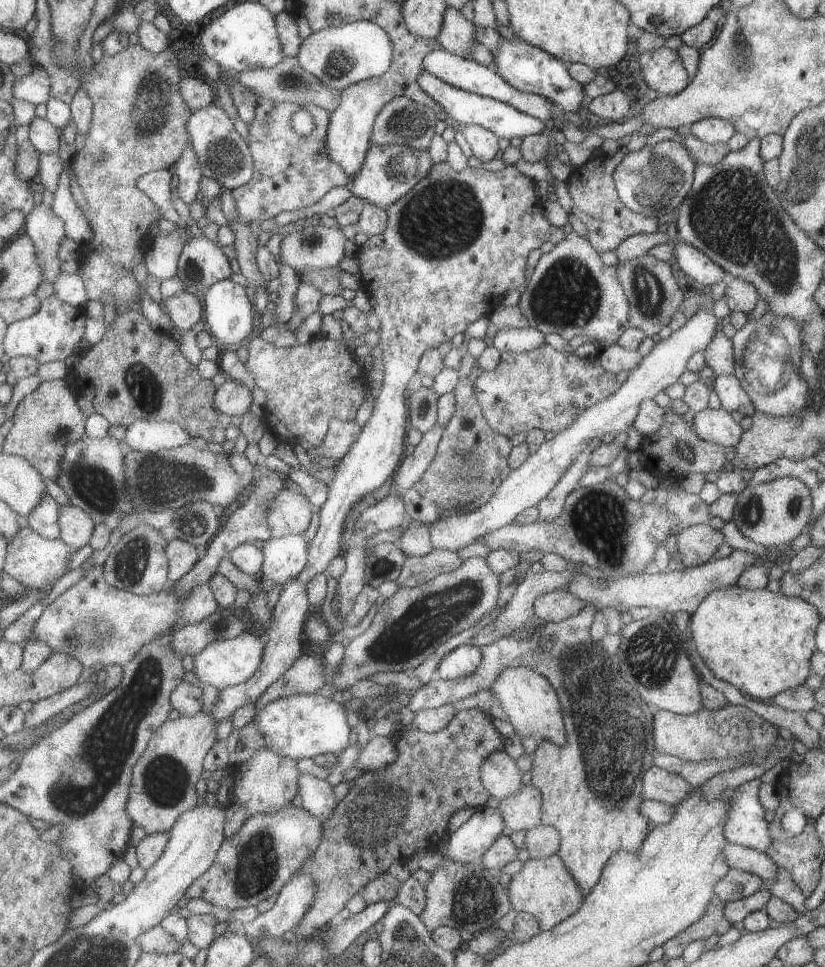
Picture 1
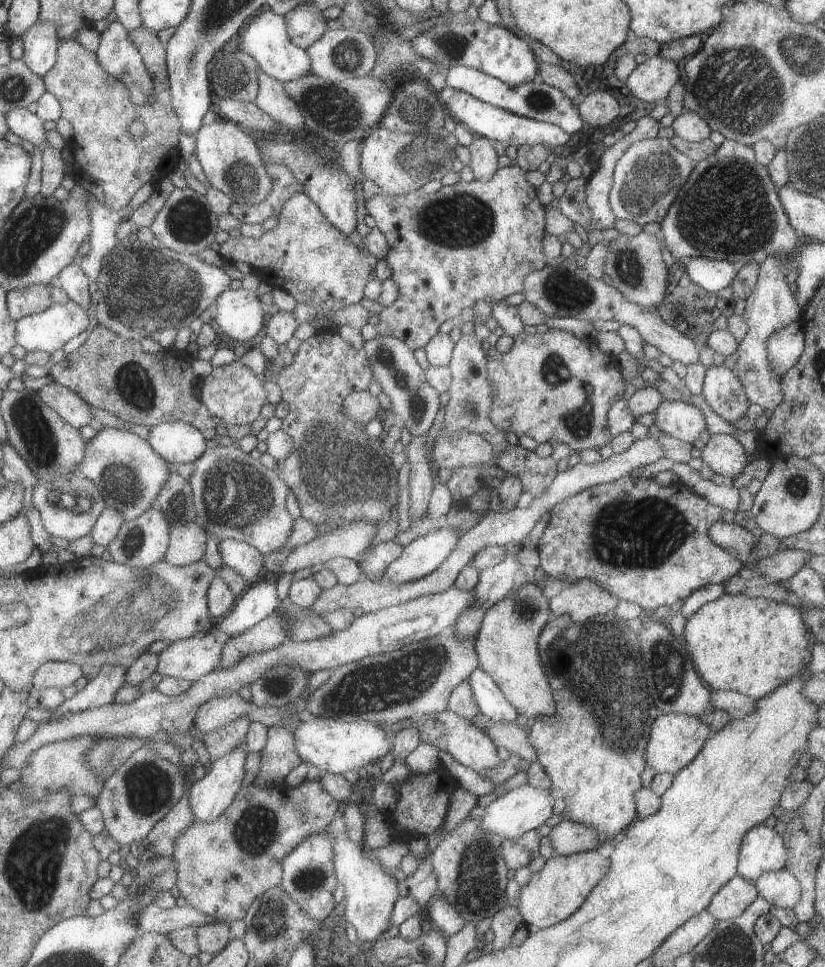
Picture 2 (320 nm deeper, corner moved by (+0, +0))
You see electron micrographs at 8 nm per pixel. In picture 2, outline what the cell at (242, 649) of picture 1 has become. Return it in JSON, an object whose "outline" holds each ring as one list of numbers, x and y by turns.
{"outline":[[206,631,198,636,167,645,157,656,156,672,164,677,177,677,196,683,217,670,224,649,224,639]]}

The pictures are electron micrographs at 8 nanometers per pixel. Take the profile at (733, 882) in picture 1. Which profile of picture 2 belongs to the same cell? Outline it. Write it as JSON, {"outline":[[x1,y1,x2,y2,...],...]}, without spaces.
{"outline":[[736,874,711,897,705,912,717,921,726,921,739,916,757,897,754,885]]}

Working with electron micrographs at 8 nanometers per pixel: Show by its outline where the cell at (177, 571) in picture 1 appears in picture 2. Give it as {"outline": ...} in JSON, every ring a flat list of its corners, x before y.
{"outline":[[197,522,171,525,170,545,166,559,175,566,187,566,200,561,208,549,207,531]]}

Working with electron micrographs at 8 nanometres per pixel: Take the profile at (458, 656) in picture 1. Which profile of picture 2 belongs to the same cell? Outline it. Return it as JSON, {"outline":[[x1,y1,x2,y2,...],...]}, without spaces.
{"outline":[[480,668,473,669,467,682,473,693,478,712,485,718,499,723,513,723,517,709,505,698,493,679]]}

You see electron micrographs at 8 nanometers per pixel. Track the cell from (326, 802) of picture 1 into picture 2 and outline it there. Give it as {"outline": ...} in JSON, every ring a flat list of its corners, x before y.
{"outline":[[338,810,335,820,327,828,328,835,336,840,335,860,338,881,344,888,344,918,356,930,357,943,368,945,387,935,393,903,398,898,397,881,383,872,384,867,363,854,360,844,347,840,342,810]]}

